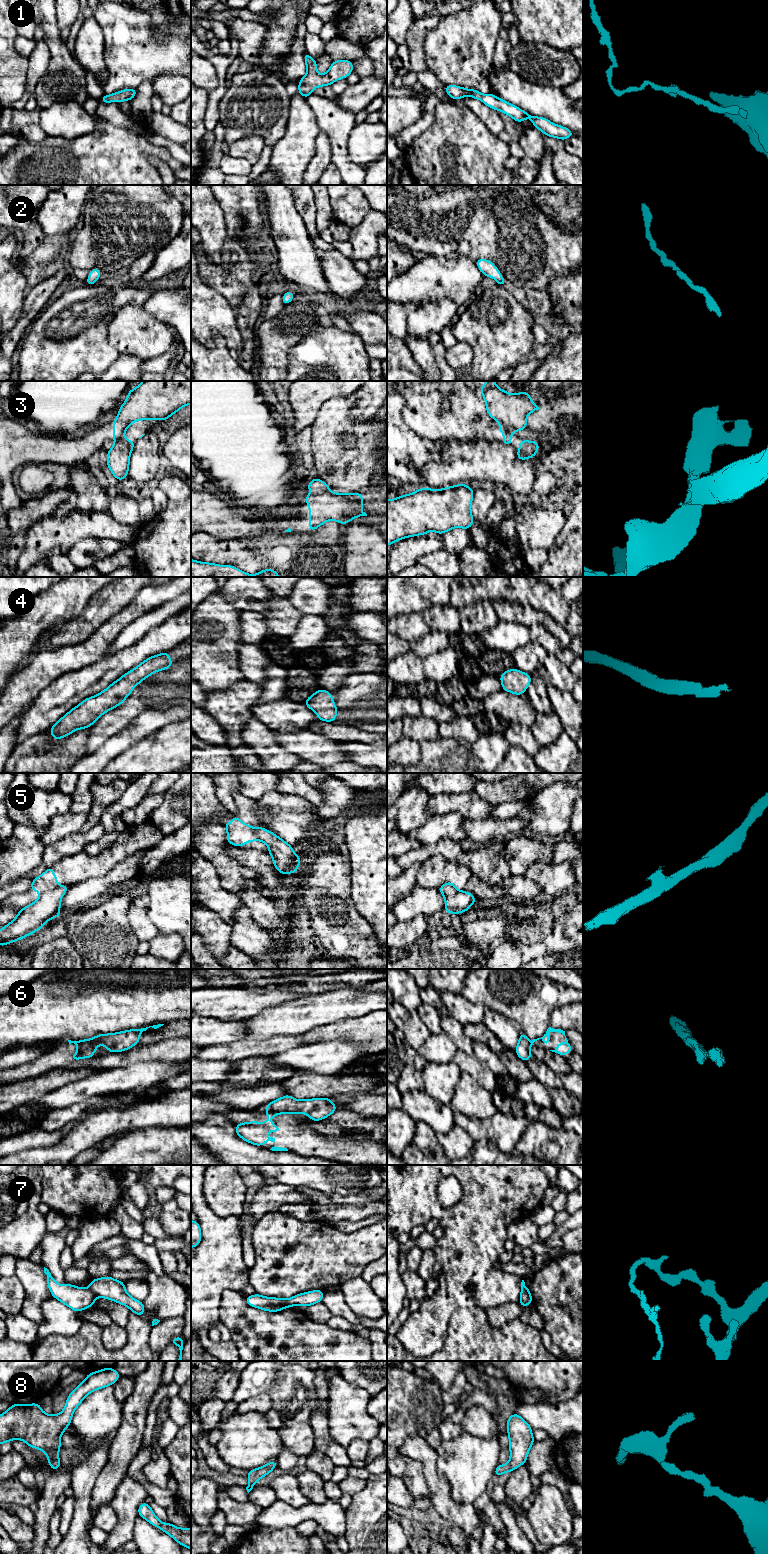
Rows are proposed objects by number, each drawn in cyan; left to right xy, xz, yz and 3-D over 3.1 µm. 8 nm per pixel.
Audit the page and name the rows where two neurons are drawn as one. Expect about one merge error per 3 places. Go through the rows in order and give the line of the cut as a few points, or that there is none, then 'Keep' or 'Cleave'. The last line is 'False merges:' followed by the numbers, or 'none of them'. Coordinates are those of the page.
1: No split. Keep
2: No split. Keep
3: Split along yz (499, 420), (511, 432). Cleave
4: No split. Keep
5: Split along xy (58, 886), (46, 890), (41, 895). Cleave
6: Split along xz (266, 1108), (278, 1113). Cleave
7: Split along xy (89, 1288), (96, 1296). Cleave
8: No split. Keep
False merges: 3, 5, 6, 7

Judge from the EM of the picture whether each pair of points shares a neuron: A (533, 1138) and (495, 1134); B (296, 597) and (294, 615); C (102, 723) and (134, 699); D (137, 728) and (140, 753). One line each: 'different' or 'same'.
A: different
B: different
C: same
D: different

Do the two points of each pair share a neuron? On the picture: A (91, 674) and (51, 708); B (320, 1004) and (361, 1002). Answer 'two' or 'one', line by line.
A: one
B: one

